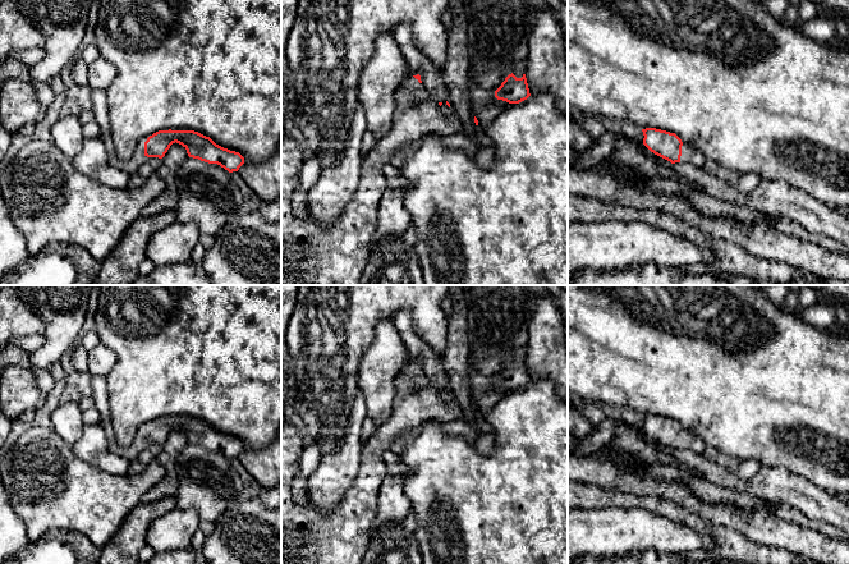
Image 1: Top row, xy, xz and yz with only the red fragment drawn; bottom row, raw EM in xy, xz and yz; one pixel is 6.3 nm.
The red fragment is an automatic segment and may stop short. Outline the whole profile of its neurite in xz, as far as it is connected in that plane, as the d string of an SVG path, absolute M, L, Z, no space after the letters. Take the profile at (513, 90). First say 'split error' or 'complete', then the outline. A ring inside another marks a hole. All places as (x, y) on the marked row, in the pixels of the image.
complete; M513 73L509 74L501 86L495 91L497 100L506 101L509 104L519 104L531 96L526 74L522 78L517 78Z

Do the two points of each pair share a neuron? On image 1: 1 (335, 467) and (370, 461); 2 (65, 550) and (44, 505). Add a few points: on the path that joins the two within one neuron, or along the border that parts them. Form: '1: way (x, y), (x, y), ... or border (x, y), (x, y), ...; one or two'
1: border (363, 445), (357, 476), (347, 489); two
2: border (85, 535), (77, 531), (49, 530), (31, 542); two

